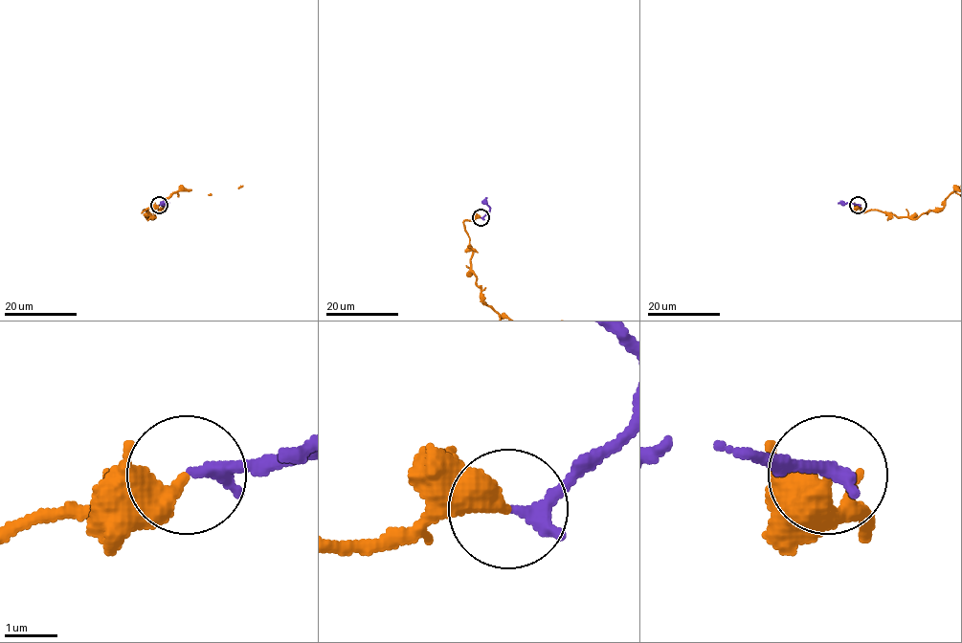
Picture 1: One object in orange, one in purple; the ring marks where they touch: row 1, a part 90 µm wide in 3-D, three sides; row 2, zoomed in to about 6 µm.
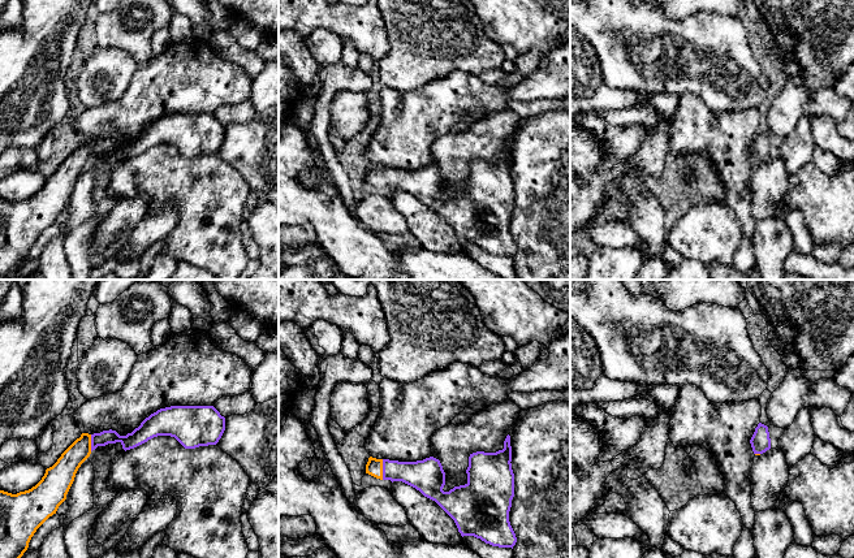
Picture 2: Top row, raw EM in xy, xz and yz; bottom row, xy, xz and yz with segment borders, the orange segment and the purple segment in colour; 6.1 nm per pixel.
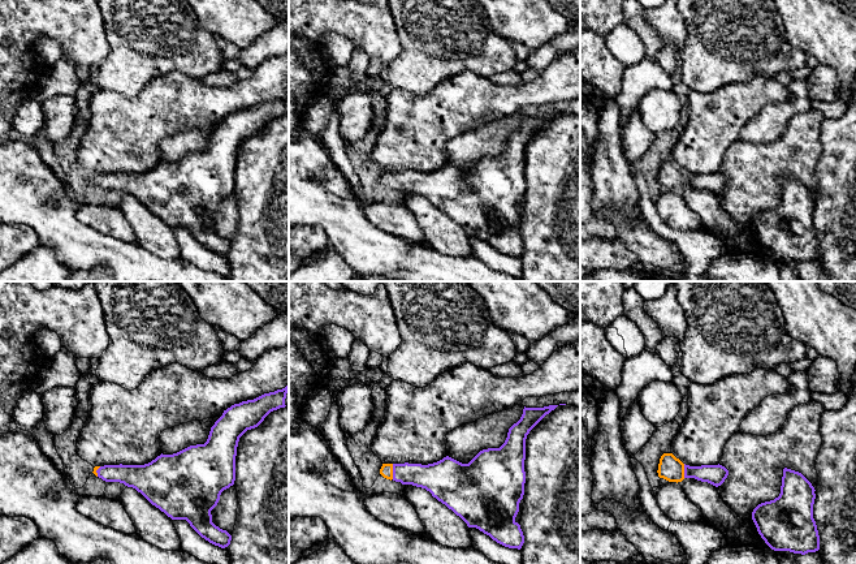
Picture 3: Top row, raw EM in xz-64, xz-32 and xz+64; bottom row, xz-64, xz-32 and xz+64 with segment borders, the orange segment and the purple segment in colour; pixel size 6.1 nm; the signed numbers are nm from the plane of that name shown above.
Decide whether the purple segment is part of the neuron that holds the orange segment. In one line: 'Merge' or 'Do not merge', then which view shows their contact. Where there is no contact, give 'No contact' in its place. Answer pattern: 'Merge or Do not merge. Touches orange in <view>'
Merge. Touches orange in xz

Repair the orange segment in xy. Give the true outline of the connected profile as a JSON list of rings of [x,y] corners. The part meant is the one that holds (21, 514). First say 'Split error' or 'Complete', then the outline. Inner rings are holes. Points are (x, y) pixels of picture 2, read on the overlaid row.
Split error. [[[171,406],[160,408],[146,418],[138,428],[126,436],[116,431],[100,433],[82,433],[57,459],[46,470],[42,480],[29,490],[12,494],[0,490],[0,558],[21,558],[29,548],[29,542],[36,529],[53,514],[66,499],[66,494],[74,481],[81,464],[98,446],[120,442],[122,449],[134,449],[158,436],[174,437],[185,449],[216,445],[225,431],[225,418],[214,406]]]

